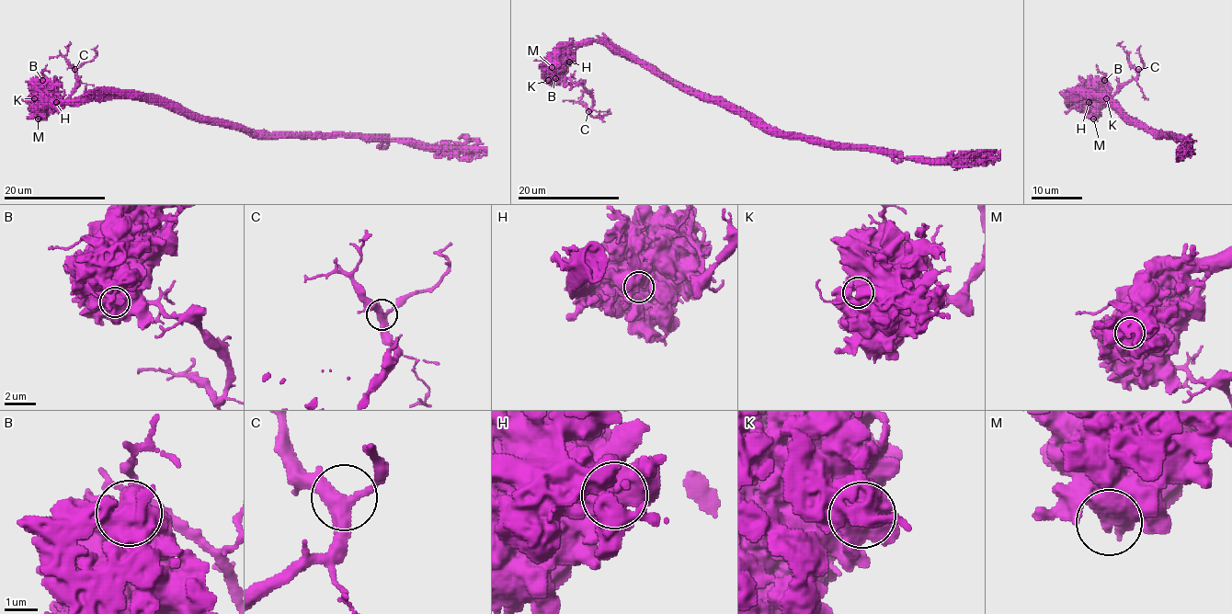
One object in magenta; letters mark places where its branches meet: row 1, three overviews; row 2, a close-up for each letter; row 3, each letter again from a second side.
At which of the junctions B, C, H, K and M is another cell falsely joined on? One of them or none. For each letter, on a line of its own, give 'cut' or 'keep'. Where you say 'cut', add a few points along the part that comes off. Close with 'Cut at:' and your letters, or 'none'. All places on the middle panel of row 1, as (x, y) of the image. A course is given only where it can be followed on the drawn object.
B: cut; course (555, 78), (568, 78), (579, 84), (592, 98), (589, 113), (593, 117), (611, 114)
C: keep
H: keep
K: keep
M: keep
Cut at: B

